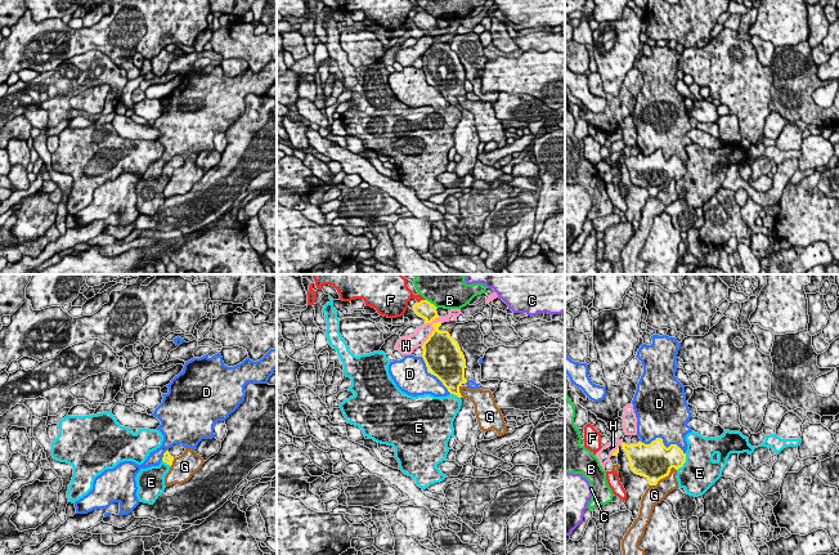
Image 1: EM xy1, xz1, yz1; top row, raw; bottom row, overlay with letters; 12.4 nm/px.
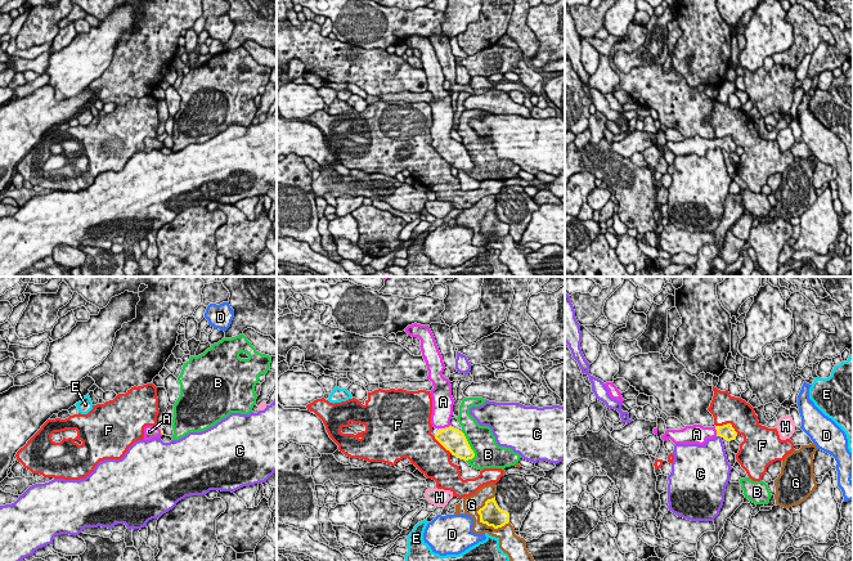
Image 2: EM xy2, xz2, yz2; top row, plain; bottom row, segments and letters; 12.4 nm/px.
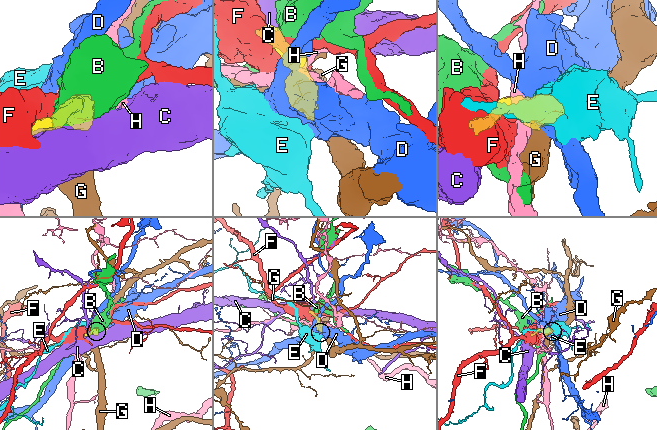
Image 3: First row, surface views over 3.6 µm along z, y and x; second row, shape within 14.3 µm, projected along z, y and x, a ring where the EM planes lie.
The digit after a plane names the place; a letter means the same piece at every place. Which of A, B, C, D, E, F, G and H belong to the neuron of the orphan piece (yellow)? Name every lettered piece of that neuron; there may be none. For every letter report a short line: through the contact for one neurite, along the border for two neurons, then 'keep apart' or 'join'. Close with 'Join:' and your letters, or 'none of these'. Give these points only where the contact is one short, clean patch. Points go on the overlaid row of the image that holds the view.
A: yz2 (727, 431), (717, 431), (697, 434) | join
B: keep apart
C: yz2 (717, 435), (721, 438) | keep apart
D: keep apart
E: yz1 (686, 453), (686, 461), (677, 470) | keep apart
F: keep apart
G: keep apart
H: keep apart
Join: A

